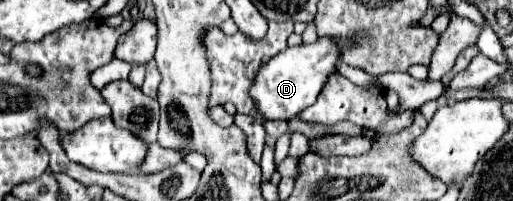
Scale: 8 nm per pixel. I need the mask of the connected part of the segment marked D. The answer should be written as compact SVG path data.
M332 36L318 38L314 44L300 44L294 48L286 48L276 54L260 72L256 74L256 82L252 86L252 98L258 104L258 110L268 120L290 120L300 114L304 108L312 106L330 80L336 74L336 66L340 60L338 40Z

